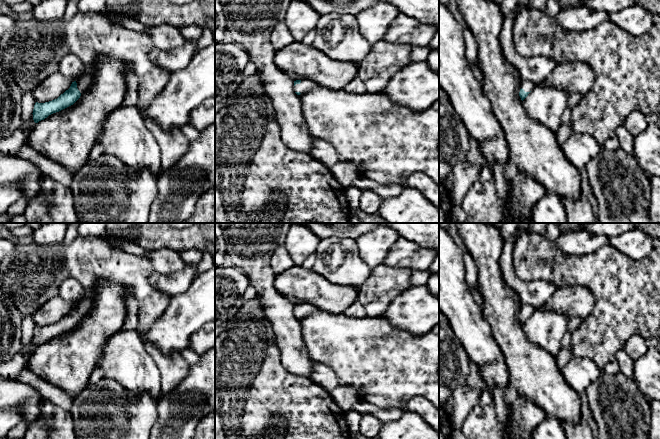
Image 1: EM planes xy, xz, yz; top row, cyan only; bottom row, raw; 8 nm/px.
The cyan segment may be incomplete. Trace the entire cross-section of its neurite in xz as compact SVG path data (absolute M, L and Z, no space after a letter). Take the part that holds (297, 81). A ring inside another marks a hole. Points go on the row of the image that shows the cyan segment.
M312 80L294 81L294 90L297 95L309 92L317 87L319 87L319 85Z

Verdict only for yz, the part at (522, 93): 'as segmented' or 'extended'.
extended

